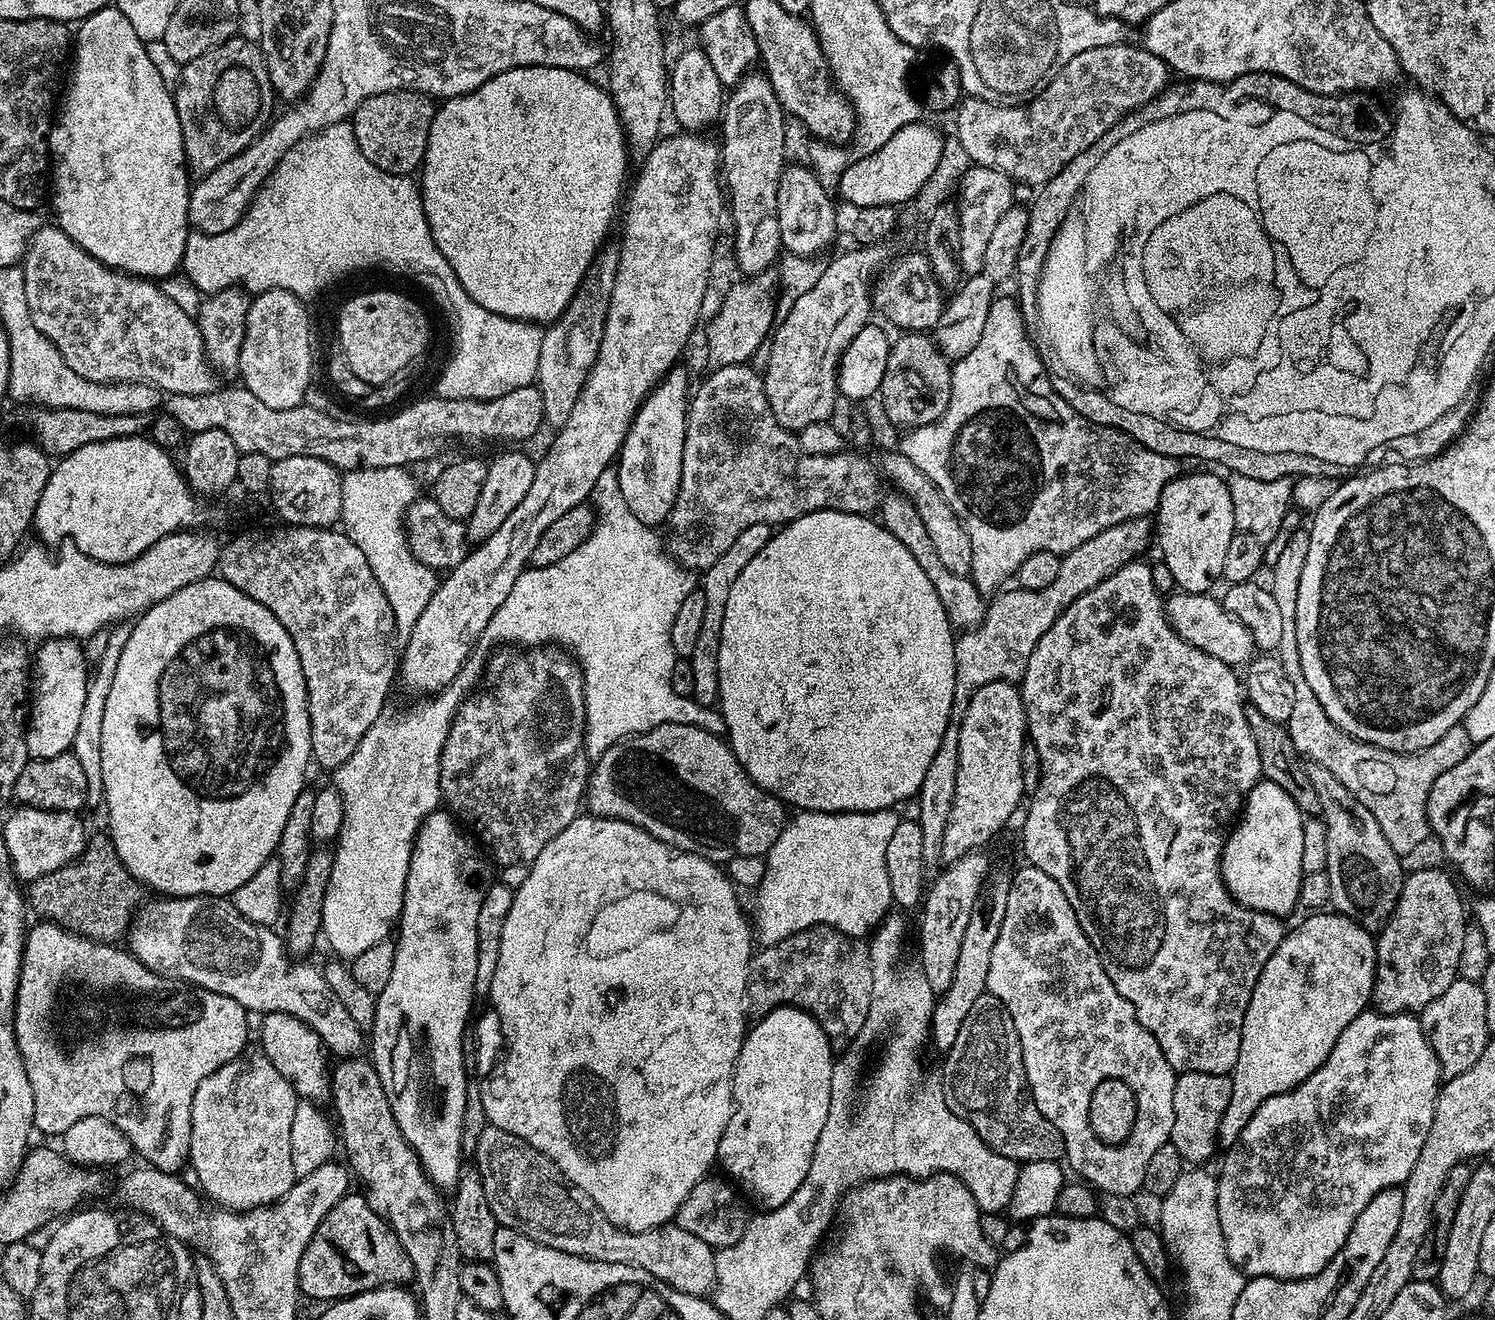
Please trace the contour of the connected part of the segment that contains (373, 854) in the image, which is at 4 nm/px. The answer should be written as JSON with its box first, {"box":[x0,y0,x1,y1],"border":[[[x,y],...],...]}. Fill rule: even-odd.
{"box":[326,685,464,962],"border":[[[448,685],[441,692],[429,695],[417,708],[408,708],[404,716],[388,716],[374,722],[372,731],[364,737],[343,771],[364,772],[364,777],[353,788],[343,789],[344,826],[334,848],[332,876],[328,880],[326,897],[326,940],[337,957],[351,962],[372,946],[389,939],[397,927],[404,906],[412,848],[420,826],[431,812],[442,804],[440,791],[440,756],[448,741],[452,721],[464,703],[464,688]]]}

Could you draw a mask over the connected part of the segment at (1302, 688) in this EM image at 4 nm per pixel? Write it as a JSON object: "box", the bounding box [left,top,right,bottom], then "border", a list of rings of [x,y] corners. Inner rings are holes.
{"box":[1286,667,1474,858],"border":[[[1291,667],[1288,674],[1291,685],[1294,686],[1294,704],[1290,709],[1286,727],[1296,751],[1305,761],[1326,766],[1326,770],[1330,770],[1330,774],[1334,774],[1334,778],[1338,778],[1338,782],[1342,782],[1342,786],[1346,786],[1346,790],[1350,790],[1350,794],[1358,802],[1362,802],[1362,806],[1366,806],[1370,814],[1374,814],[1374,822],[1378,822],[1382,834],[1386,836],[1386,842],[1390,842],[1397,856],[1407,858],[1424,839],[1429,839],[1428,795],[1434,782],[1443,772],[1450,770],[1450,766],[1458,766],[1458,762],[1462,762],[1462,758],[1466,758],[1466,754],[1474,746],[1473,740],[1466,734],[1463,723],[1446,730],[1446,734],[1442,734],[1442,738],[1438,738],[1434,746],[1423,748],[1420,752],[1391,752],[1385,748],[1376,748],[1373,744],[1356,740],[1328,717],[1326,710],[1322,710],[1322,702],[1314,698],[1314,690],[1310,690],[1310,682],[1306,682],[1300,667]]]}

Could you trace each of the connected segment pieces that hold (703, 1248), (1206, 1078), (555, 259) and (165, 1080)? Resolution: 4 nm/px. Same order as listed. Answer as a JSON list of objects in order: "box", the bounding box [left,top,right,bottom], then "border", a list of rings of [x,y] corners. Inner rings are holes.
[{"box":[624,1226,716,1297],"border":[[[665,1226],[654,1228],[650,1232],[635,1233],[632,1239],[624,1240],[624,1256],[628,1256],[628,1264],[637,1264],[651,1279],[669,1284],[679,1292],[707,1297],[716,1287],[716,1252],[709,1244],[702,1242],[702,1238],[694,1238],[694,1234],[686,1234],[686,1230],[681,1228]]]},{"box":[1170,1072,1232,1166],"border":[[[1181,1072],[1176,1077],[1174,1086],[1174,1126],[1170,1143],[1176,1147],[1181,1160],[1192,1166],[1200,1166],[1203,1160],[1212,1156],[1212,1151],[1217,1151],[1218,1137],[1220,1135],[1220,1119],[1228,1105],[1232,1093],[1232,1081],[1227,1075],[1202,1074],[1201,1072]]]},{"box":[418,64,630,326],"border":[[[544,64],[506,70],[505,73],[490,78],[473,92],[445,99],[437,107],[432,119],[430,138],[422,165],[424,177],[419,177],[418,180],[430,234],[438,250],[442,250],[446,262],[450,262],[459,287],[474,302],[499,316],[535,322],[540,326],[548,326],[559,319],[570,306],[571,299],[595,263],[596,256],[605,247],[604,239],[607,238],[612,223],[615,220],[617,223],[616,203],[619,202],[620,195],[622,200],[626,192],[624,179],[628,176],[628,164],[630,165],[629,149],[612,97],[603,87],[600,89],[594,81],[587,80],[588,78],[587,75],[565,68],[547,68]]]},{"box":[16,922,249,1174],"border":[[[41,922],[42,924],[31,925],[26,936],[24,955],[28,958],[28,966],[24,971],[23,992],[19,998],[20,1013],[16,1016],[17,1044],[20,1046],[21,1056],[24,1059],[25,1070],[29,1076],[30,1084],[34,1094],[34,1120],[35,1131],[45,1132],[48,1136],[63,1137],[70,1126],[82,1118],[94,1118],[101,1116],[106,1118],[131,1142],[137,1153],[145,1156],[147,1163],[160,1172],[171,1174],[179,1173],[180,1167],[189,1163],[189,1152],[191,1150],[192,1134],[192,1103],[198,1086],[207,1076],[218,1071],[223,1064],[235,1060],[237,1056],[245,1051],[244,1043],[248,1040],[249,1013],[234,998],[226,998],[217,992],[207,992],[205,988],[195,986],[181,987],[181,992],[172,992],[161,1000],[152,1000],[149,1004],[140,1004],[140,992],[148,988],[144,979],[150,973],[143,964],[134,963],[131,952],[120,946],[111,944],[98,944],[95,940],[89,940],[87,936],[78,936],[67,928],[61,927],[54,922],[54,934],[52,934],[52,922]],[[132,972],[140,980],[132,980]]]}]

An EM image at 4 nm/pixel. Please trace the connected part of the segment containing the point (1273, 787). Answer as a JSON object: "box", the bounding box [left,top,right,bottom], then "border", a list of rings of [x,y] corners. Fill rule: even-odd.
{"box":[1220,778,1306,918],"border":[[[1261,778],[1248,791],[1244,807],[1220,850],[1220,877],[1243,908],[1281,918],[1297,910],[1300,884],[1306,875],[1302,866],[1305,819],[1294,798],[1274,782]]]}

